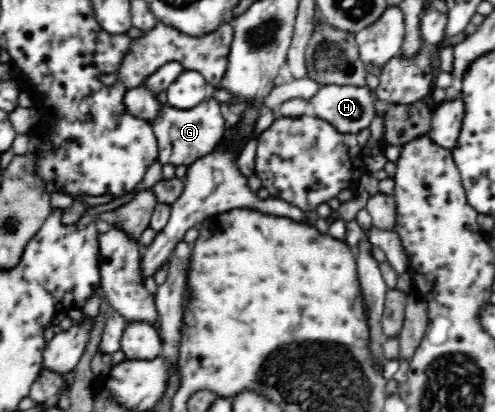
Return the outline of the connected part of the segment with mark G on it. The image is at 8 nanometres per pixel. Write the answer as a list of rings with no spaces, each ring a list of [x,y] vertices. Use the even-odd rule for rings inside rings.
[[[212,96],[190,110],[180,110],[168,104],[160,108],[156,118],[150,121],[159,147],[159,161],[162,165],[190,167],[196,160],[210,156],[226,138],[226,120],[218,101]]]

